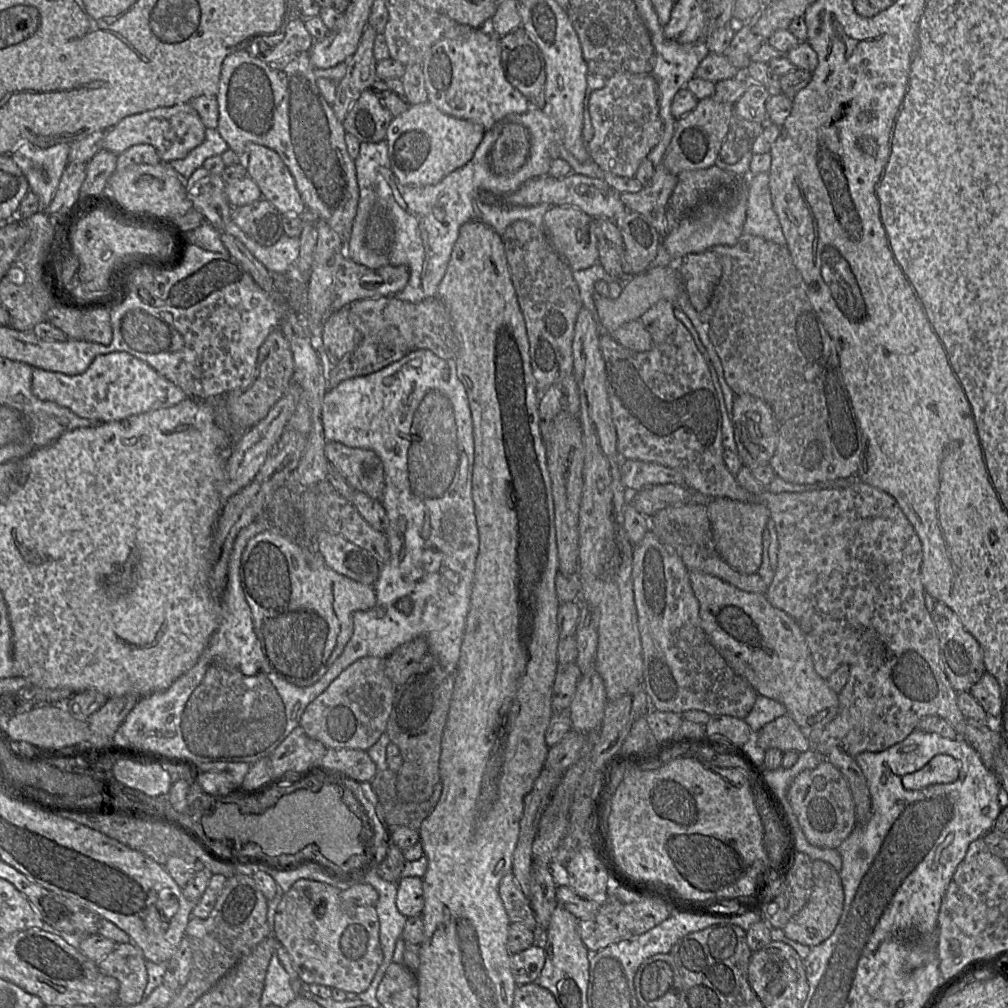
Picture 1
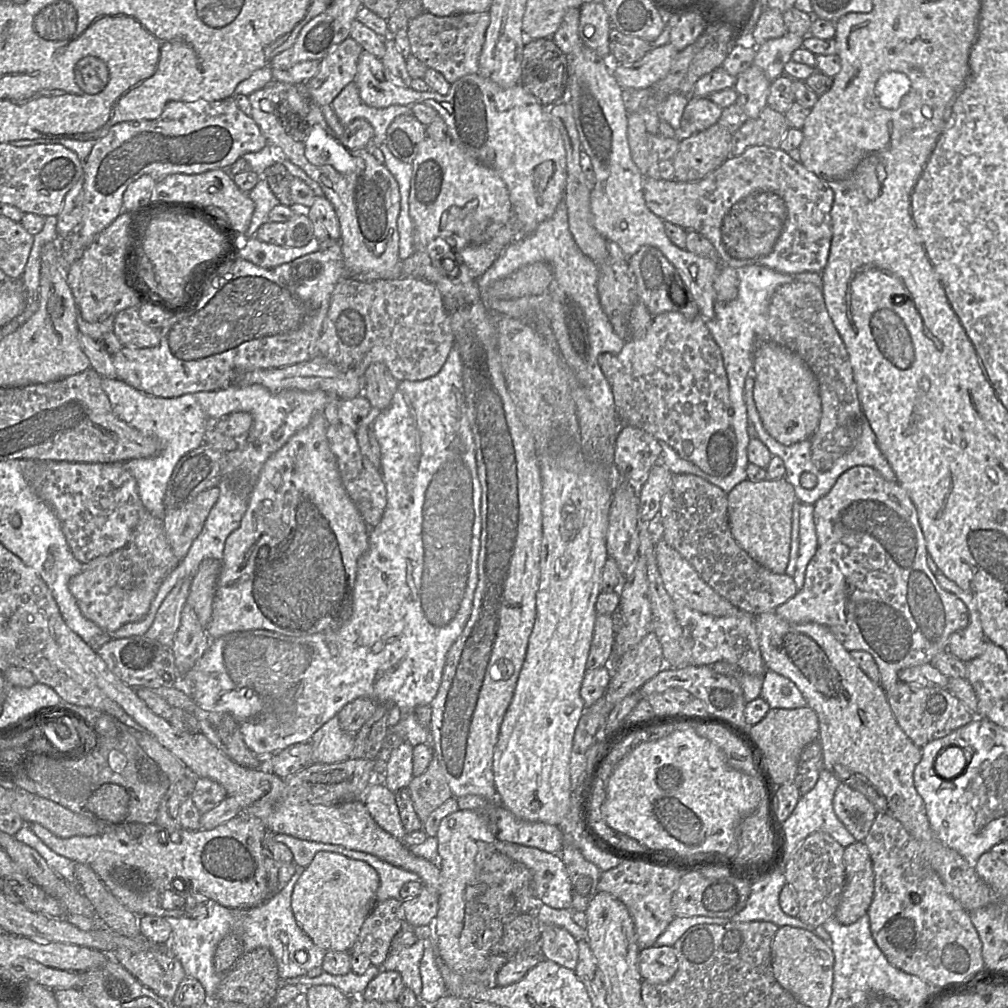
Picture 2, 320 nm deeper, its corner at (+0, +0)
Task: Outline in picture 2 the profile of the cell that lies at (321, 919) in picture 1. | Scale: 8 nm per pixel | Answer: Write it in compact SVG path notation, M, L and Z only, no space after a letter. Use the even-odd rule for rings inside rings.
M394 898L376 902L349 949L351 955L365 954L371 965L382 965L403 922L401 903Z

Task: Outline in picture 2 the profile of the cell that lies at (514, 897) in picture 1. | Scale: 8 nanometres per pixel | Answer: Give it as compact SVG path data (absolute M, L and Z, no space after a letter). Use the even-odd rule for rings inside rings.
M541 925L539 941L541 955L574 971L578 961L578 945L565 929L555 925Z

